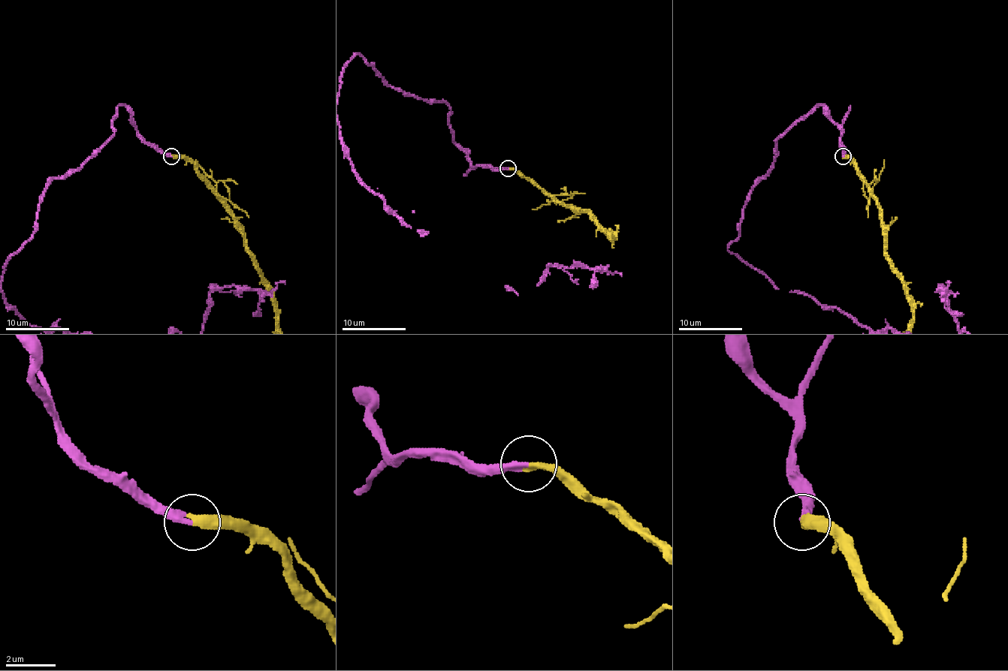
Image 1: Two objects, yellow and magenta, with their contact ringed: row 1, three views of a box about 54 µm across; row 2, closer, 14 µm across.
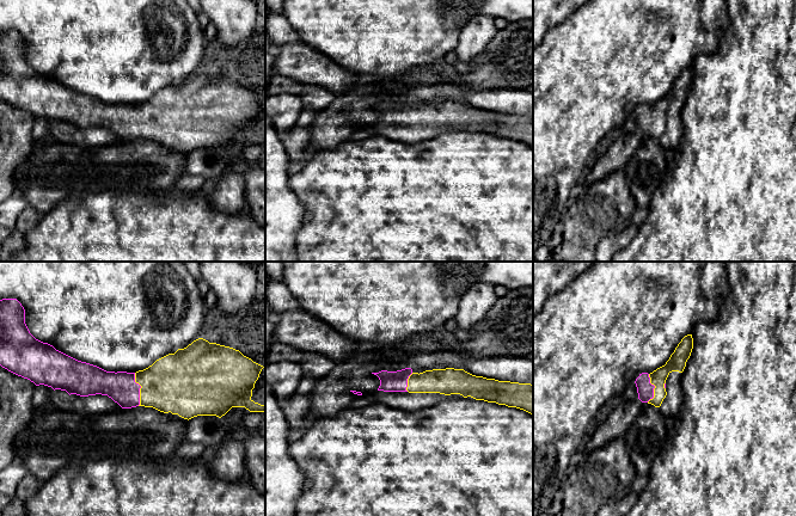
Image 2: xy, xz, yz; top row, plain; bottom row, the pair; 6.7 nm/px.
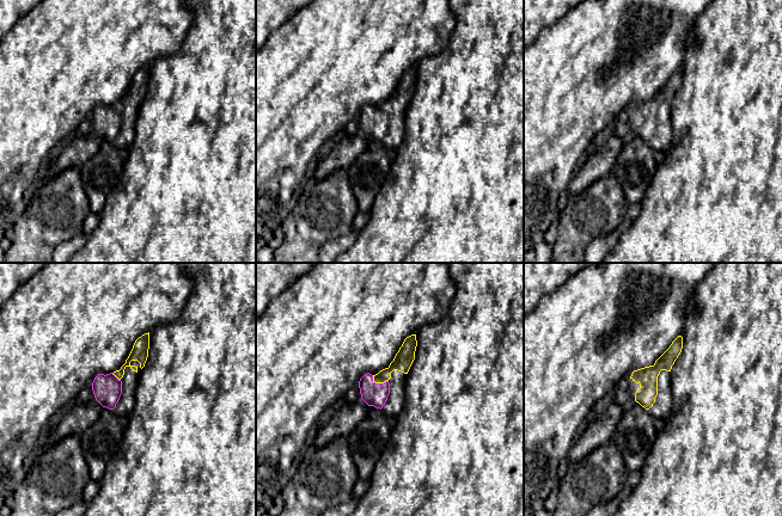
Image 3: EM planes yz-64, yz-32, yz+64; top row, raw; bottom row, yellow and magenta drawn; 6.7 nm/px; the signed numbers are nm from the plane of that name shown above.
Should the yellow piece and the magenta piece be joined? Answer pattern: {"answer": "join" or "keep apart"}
{"answer": "join"}

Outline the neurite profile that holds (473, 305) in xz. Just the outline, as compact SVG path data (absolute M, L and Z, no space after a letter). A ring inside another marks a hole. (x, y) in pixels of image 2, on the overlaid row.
M477 282L471 285L459 300L459 309L454 320L459 328L467 331L484 319L497 301L495 287Z

